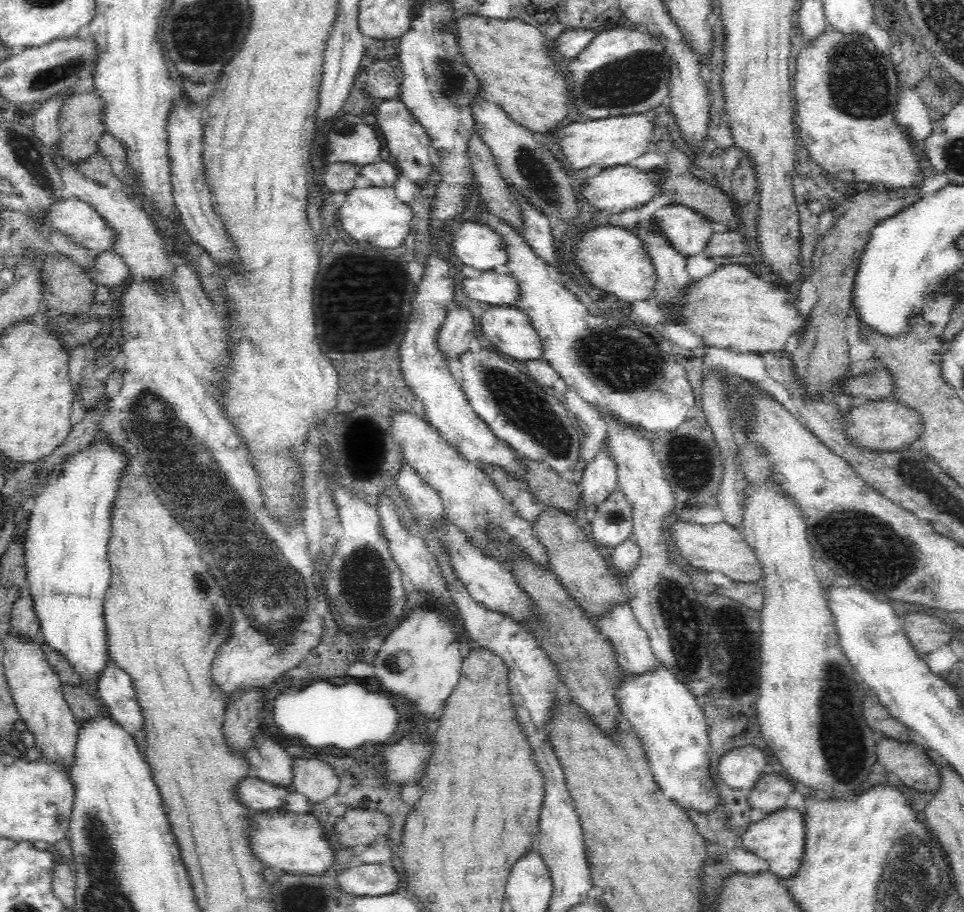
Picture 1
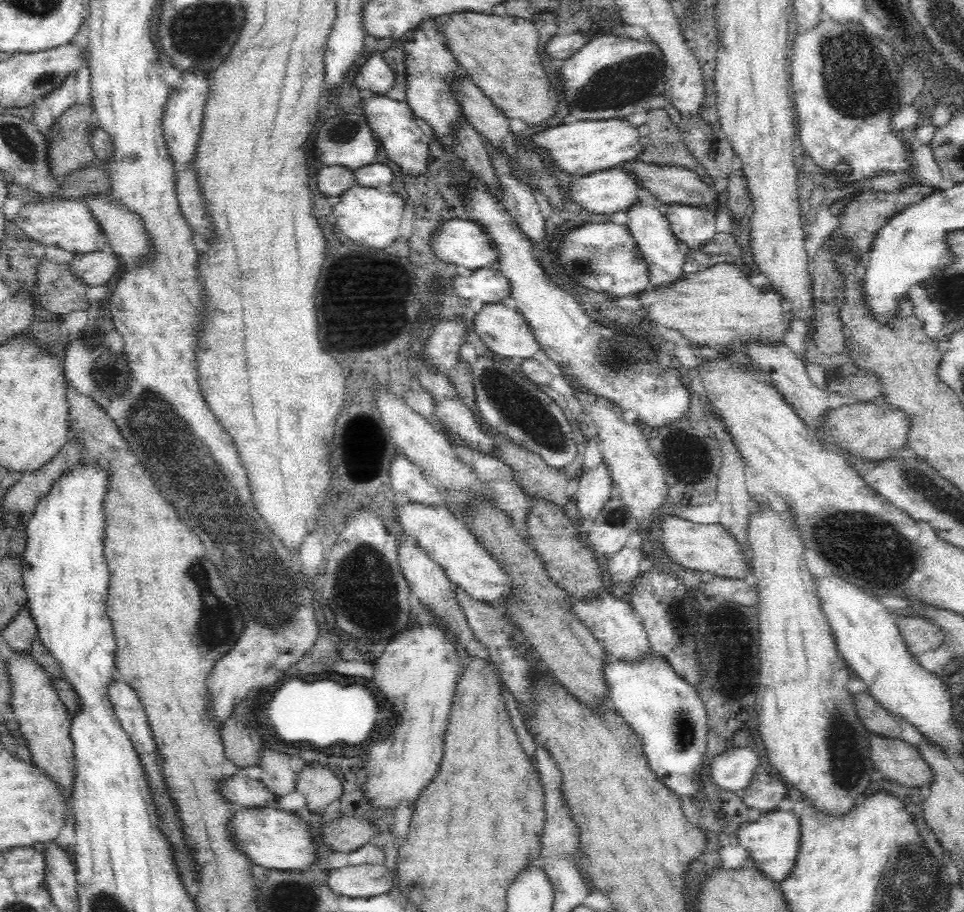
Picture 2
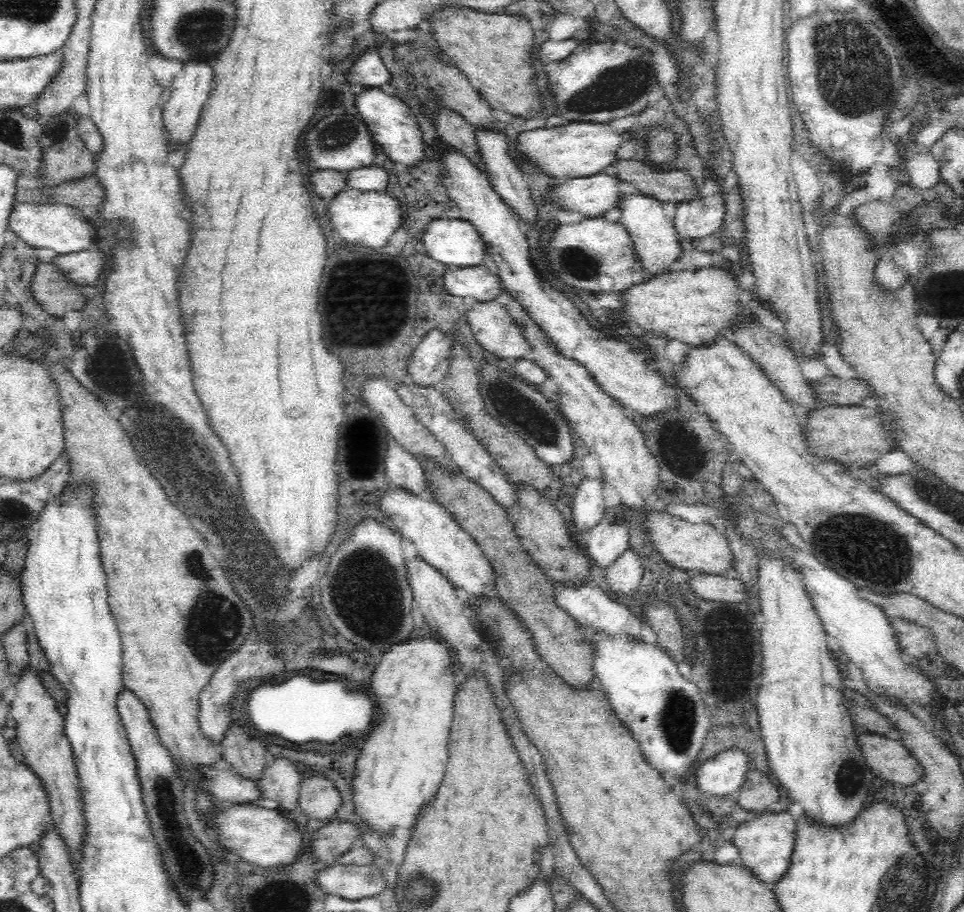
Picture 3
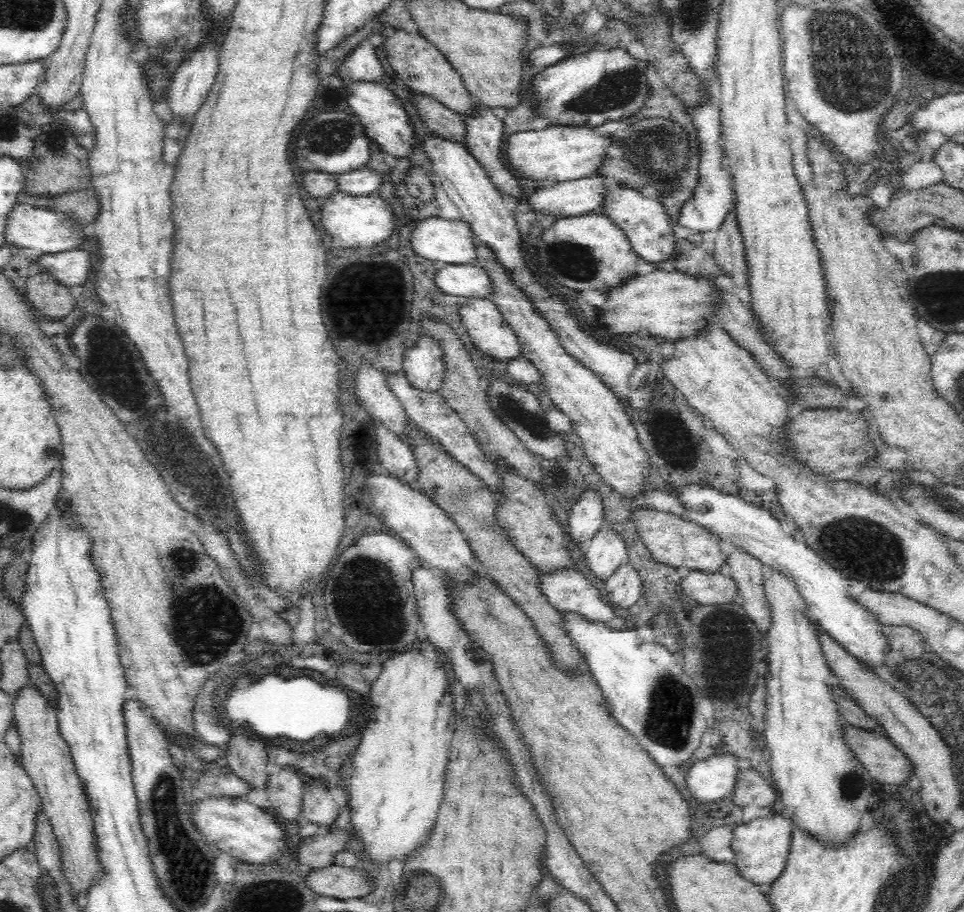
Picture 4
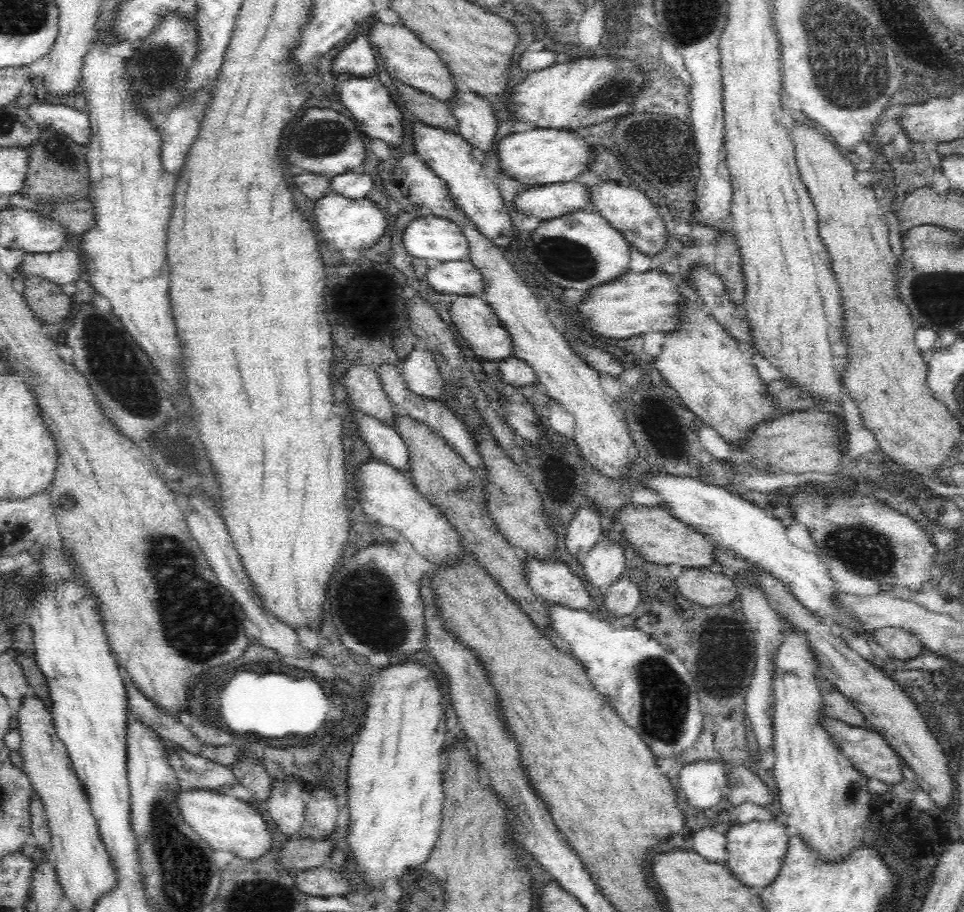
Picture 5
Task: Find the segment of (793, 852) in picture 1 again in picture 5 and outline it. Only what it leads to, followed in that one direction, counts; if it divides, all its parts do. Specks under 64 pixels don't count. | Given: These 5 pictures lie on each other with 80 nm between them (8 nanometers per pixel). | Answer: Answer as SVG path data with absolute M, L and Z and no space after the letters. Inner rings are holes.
M752 821L748 824L731 824L725 828L726 860L724 865L730 869L734 879L748 888L762 890L776 878L782 862L784 862L788 839L784 835L784 827L770 821Z

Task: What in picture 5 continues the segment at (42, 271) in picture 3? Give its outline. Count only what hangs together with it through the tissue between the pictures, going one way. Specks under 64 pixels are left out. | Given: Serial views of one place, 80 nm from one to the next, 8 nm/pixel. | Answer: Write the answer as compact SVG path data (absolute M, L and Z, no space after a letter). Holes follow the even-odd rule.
M29 276L23 281L22 295L34 317L41 324L61 325L71 310L72 297L62 291L61 285L44 278Z

